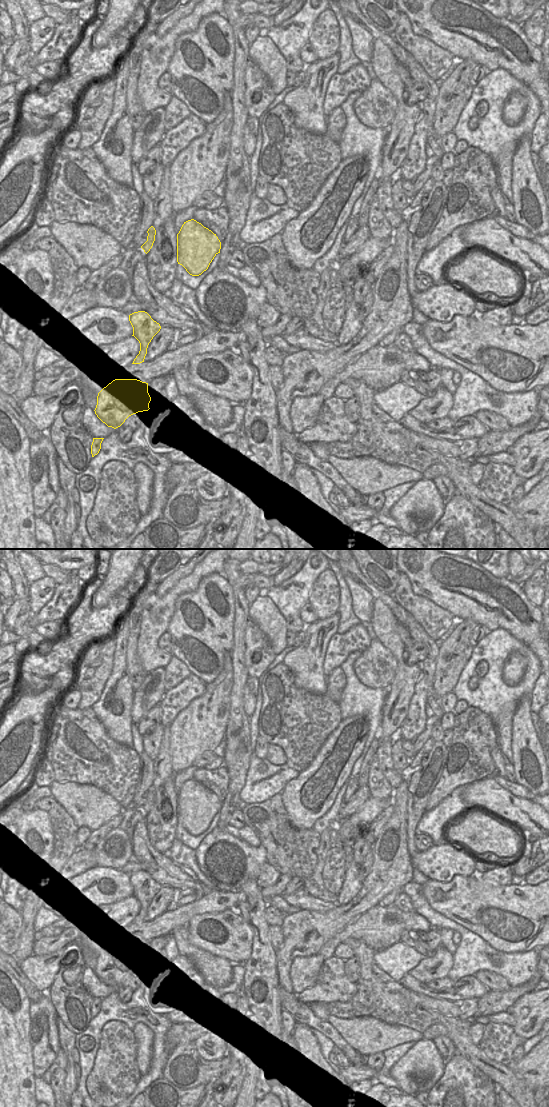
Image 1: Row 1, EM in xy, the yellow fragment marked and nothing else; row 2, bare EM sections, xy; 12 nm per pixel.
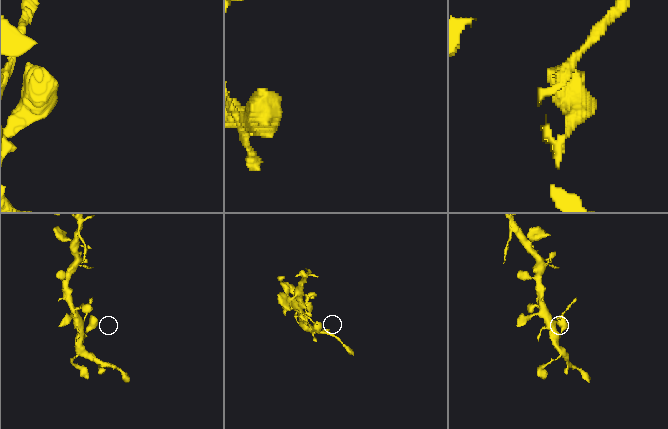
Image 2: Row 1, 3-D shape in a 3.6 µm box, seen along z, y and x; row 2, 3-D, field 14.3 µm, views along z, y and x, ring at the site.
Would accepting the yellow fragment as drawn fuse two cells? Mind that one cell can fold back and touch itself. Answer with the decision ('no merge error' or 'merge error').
merge error

